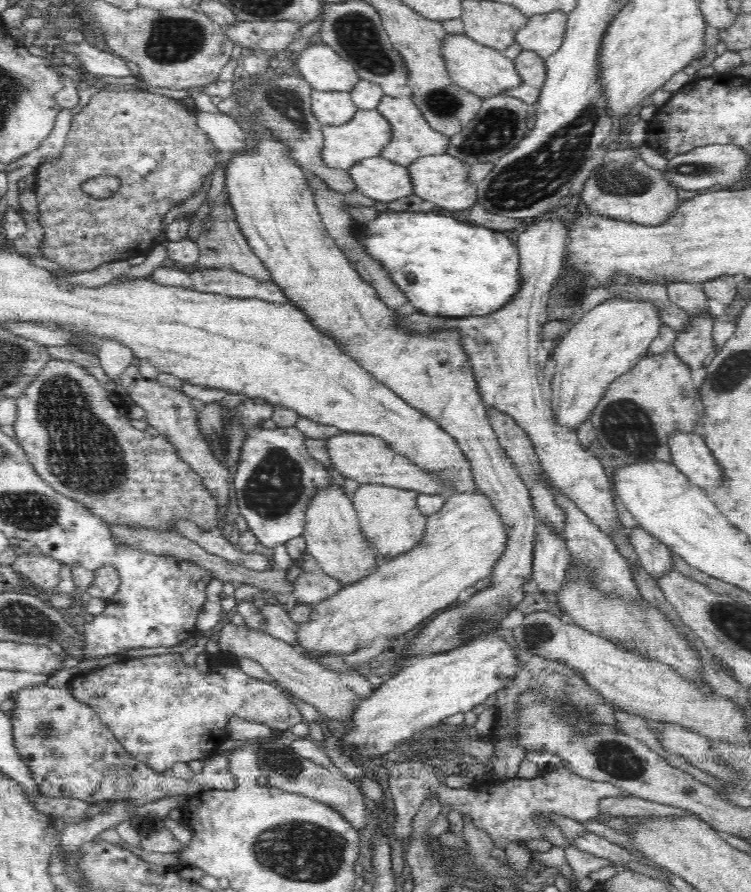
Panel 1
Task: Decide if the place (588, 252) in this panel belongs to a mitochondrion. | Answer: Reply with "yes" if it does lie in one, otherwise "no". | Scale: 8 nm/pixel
no

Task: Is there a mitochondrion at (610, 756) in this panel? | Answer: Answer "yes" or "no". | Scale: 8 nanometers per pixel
yes

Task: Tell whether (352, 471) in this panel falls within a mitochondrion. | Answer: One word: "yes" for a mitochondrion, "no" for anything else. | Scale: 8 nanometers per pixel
no

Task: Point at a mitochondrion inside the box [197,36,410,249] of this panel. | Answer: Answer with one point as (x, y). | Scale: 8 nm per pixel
(287, 100)

